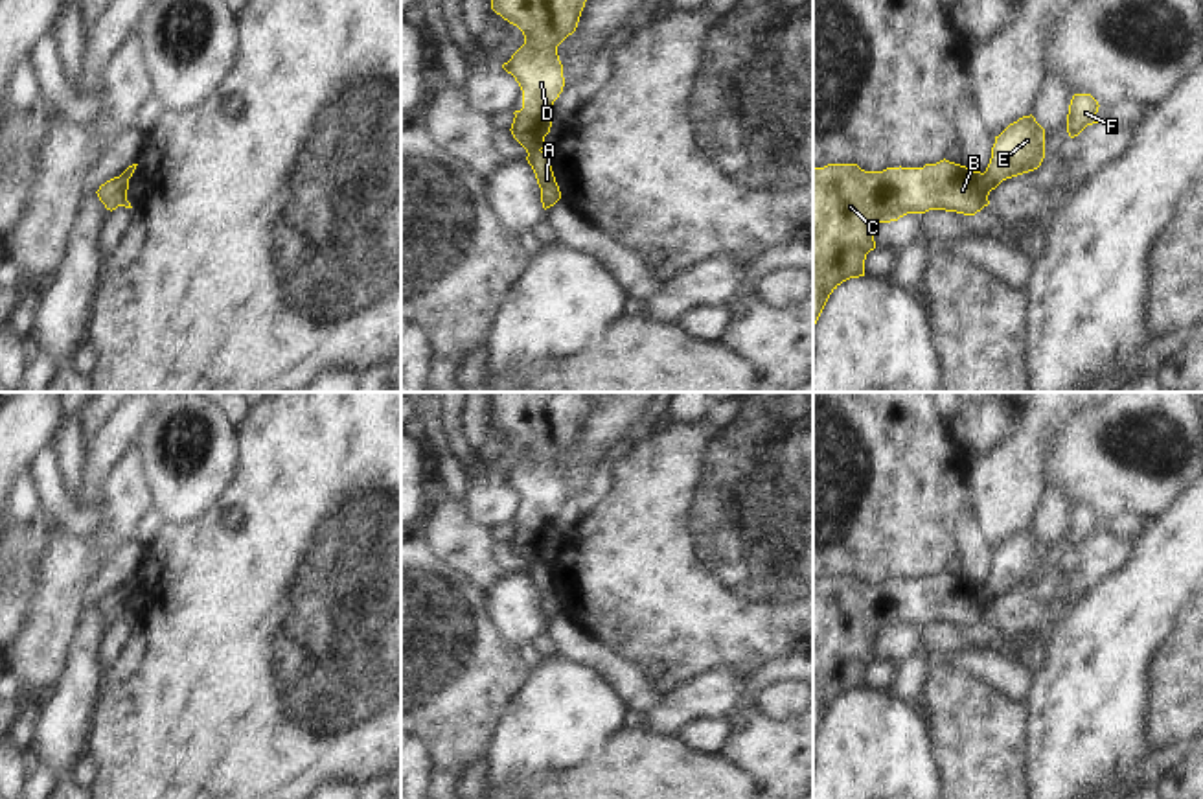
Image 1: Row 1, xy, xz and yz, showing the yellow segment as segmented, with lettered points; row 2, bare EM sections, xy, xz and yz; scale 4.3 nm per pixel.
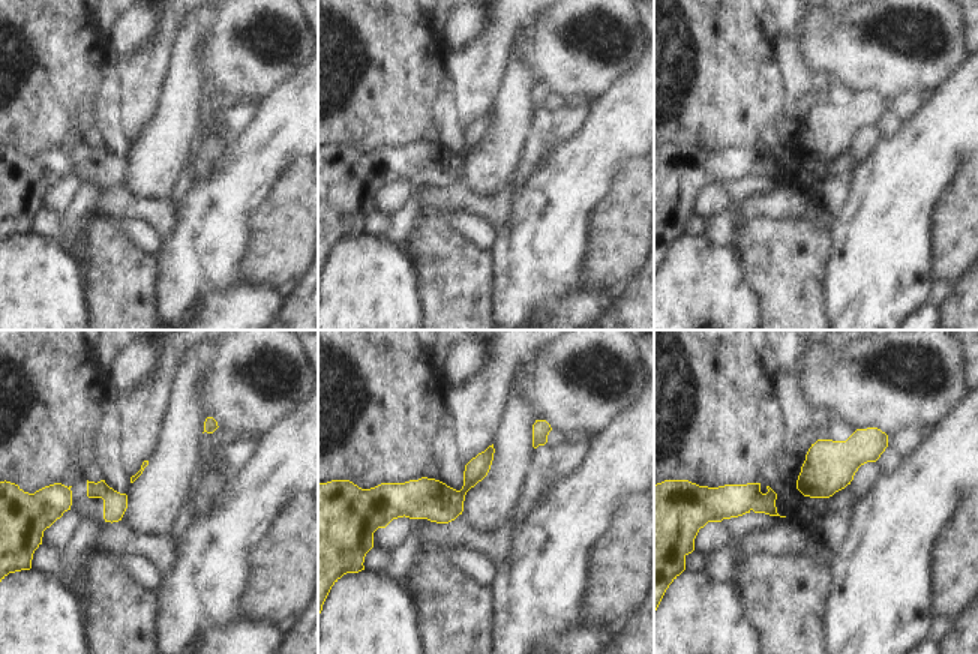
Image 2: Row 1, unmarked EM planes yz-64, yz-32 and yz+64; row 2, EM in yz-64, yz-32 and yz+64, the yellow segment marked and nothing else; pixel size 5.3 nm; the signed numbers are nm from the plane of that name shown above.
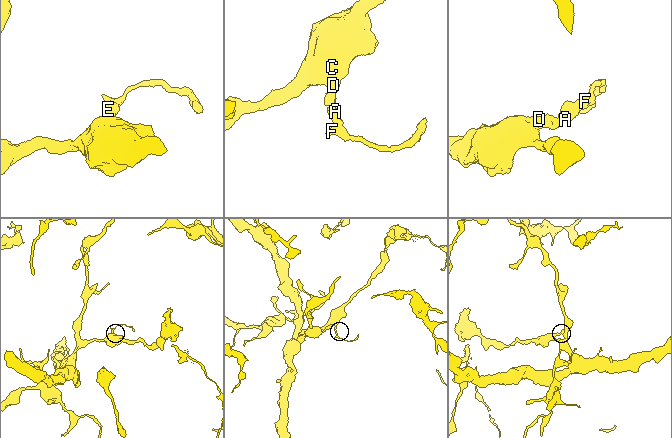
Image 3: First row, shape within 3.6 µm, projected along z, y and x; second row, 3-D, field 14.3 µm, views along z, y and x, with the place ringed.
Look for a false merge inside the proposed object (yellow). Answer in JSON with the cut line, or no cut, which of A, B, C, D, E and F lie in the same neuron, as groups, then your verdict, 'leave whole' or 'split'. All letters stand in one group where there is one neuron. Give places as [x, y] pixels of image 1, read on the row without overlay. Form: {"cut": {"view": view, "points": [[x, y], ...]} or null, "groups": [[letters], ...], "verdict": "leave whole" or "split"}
{"cut": {"view": "yz", "points": [[983, 586], [990, 602]]}, "groups": [["A", "E", "F"], ["B", "C", "D"]], "verdict": "split"}

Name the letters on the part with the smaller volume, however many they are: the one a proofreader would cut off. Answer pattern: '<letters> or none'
A, E, F

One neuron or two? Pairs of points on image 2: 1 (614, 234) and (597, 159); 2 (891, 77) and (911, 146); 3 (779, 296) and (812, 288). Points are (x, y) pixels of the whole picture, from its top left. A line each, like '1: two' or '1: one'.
1: two
2: two
3: one

